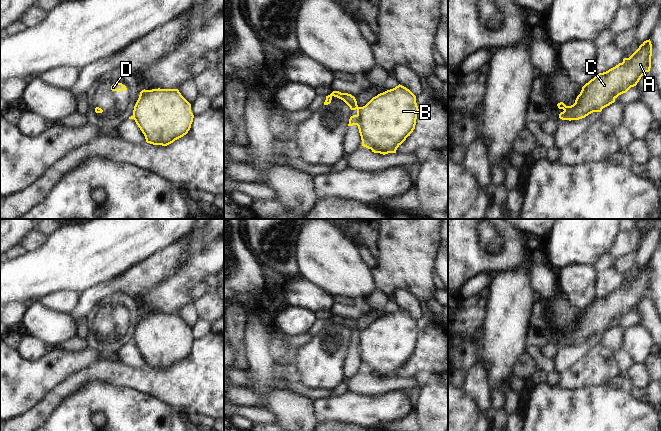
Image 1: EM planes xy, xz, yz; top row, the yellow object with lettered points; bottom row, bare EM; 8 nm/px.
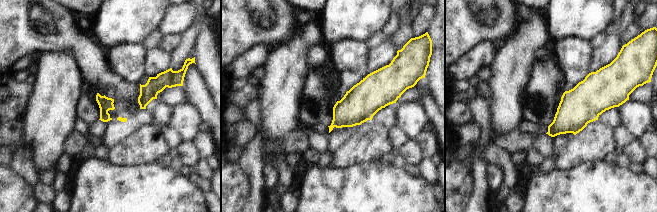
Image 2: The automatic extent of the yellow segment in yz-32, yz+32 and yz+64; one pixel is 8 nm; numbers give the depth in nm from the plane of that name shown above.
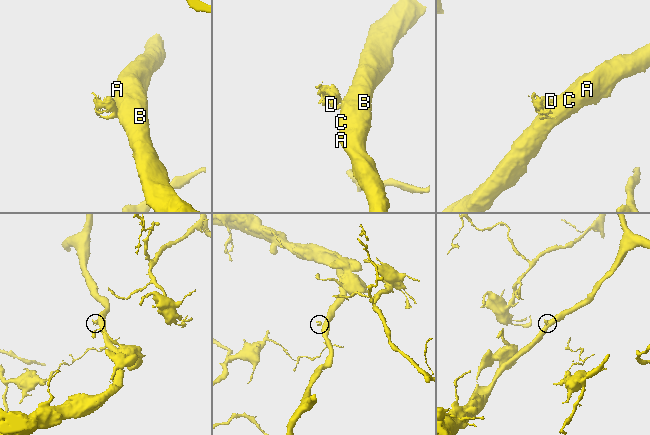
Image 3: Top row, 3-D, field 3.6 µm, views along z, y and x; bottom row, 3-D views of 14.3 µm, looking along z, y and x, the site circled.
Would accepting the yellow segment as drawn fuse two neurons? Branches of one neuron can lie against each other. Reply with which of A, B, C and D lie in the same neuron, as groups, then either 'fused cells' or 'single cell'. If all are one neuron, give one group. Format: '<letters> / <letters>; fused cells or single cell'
A B C / D; fused cells

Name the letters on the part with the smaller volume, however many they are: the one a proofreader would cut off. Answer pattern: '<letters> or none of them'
D

